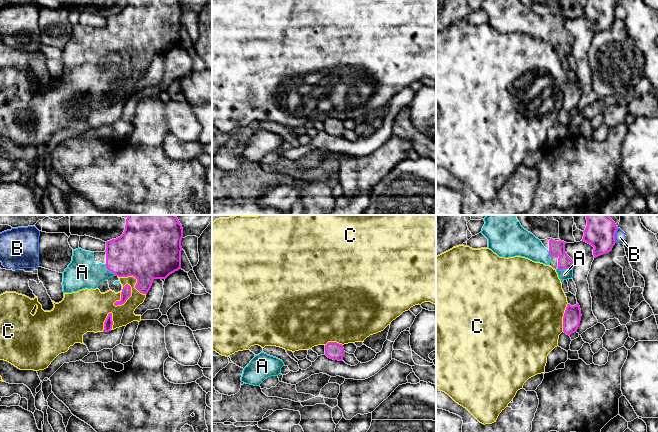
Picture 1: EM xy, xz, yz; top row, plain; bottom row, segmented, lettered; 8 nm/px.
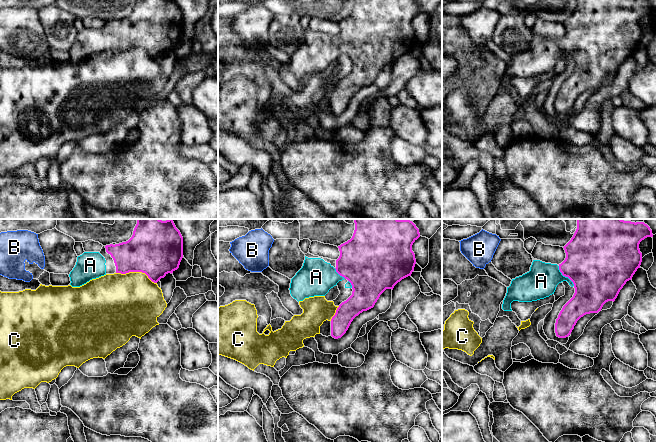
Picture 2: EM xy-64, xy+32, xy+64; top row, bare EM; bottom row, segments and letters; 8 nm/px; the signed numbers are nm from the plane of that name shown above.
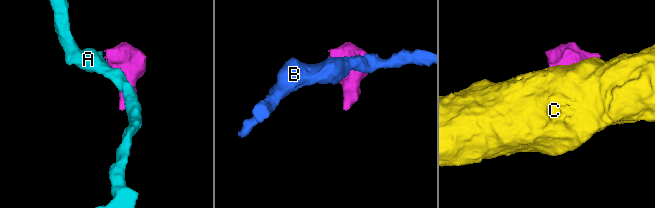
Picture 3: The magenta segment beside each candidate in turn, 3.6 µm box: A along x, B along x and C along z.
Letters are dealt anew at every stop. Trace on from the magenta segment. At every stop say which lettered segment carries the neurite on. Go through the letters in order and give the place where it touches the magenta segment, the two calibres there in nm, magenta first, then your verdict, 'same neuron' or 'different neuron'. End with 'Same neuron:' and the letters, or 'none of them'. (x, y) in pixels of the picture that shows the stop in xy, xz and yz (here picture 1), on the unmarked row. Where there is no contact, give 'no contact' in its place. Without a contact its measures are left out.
A: yz (565, 44) | 130/90 nm | same neuron
B: yz (614, 11) | 200/90 nm | different neuron
C: xy (129, 72) | 80/190 nm | different neuron
Same neuron: A

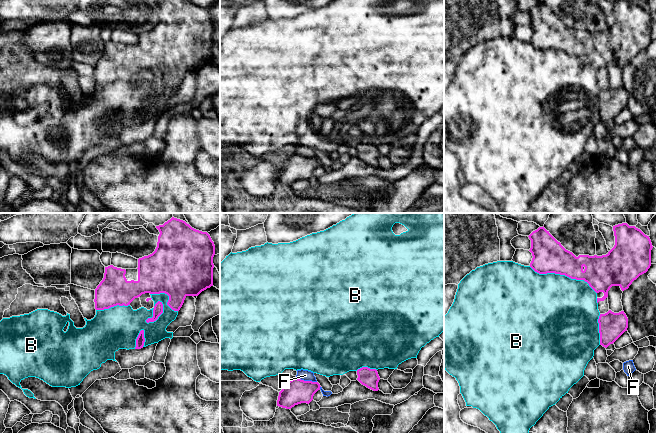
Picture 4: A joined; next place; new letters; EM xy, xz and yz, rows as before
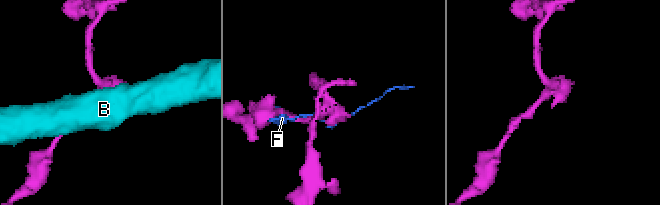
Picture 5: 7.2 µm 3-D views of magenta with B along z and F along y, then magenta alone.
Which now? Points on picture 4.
B: yz (563, 50) | 280/480 nm | different neuron
F: xz (306, 157) | 200/90 nm | different neuron
Same neuron: none of them

